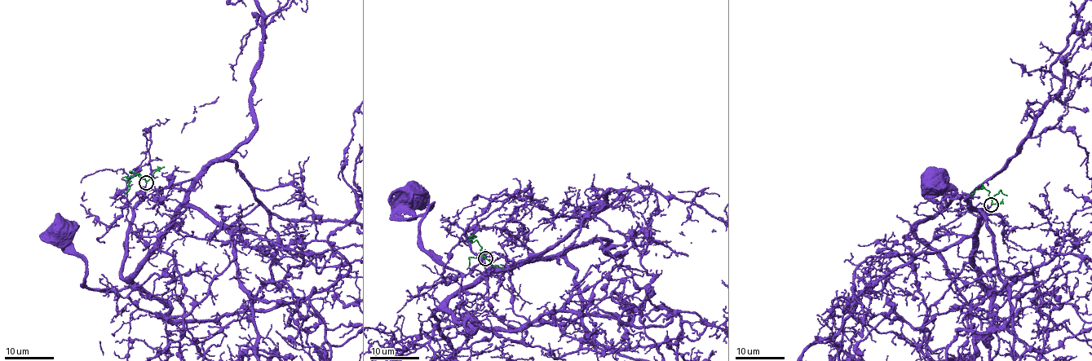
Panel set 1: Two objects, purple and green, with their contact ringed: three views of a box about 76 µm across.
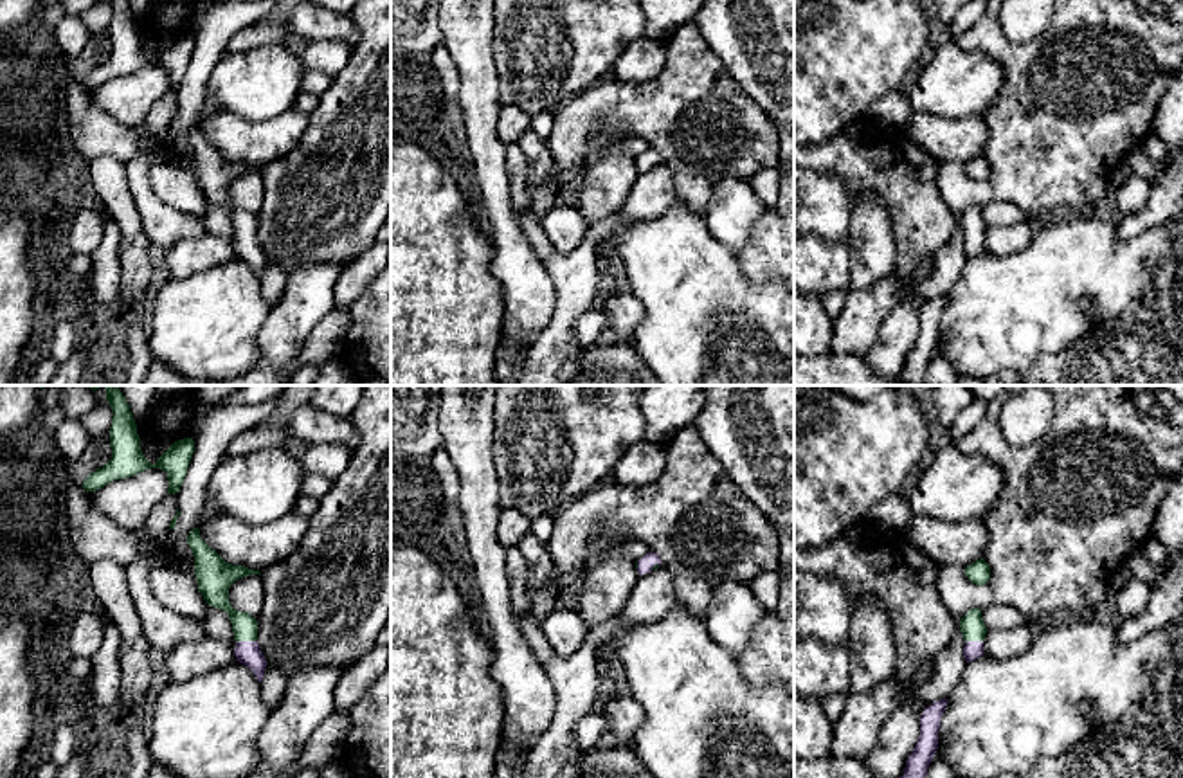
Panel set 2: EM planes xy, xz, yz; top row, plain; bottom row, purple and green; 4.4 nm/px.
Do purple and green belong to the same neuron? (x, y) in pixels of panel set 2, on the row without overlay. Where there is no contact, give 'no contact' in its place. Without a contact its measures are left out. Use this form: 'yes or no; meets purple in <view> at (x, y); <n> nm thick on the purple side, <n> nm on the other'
yes; meets purple in xy at (247, 238); 110 nm thick on the purple side, 110 nm on the other

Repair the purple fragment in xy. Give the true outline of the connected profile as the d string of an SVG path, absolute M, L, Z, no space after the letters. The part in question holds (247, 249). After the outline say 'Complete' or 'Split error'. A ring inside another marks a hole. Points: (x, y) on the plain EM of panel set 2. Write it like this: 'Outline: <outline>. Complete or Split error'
Outline: M193 124L187 131L187 140L194 153L194 171L198 187L203 196L216 205L229 211L236 245L236 258L248 263L257 277L263 277L266 256L257 241L257 218L248 209L236 207L229 198L229 184L248 171L261 171L259 167L227 160L214 146L211 146L200 133L200 126Z. Split error

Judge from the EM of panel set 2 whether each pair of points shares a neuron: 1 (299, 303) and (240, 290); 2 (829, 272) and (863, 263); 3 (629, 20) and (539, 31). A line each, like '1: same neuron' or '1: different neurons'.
1: different neurons
2: different neurons
3: same neuron

